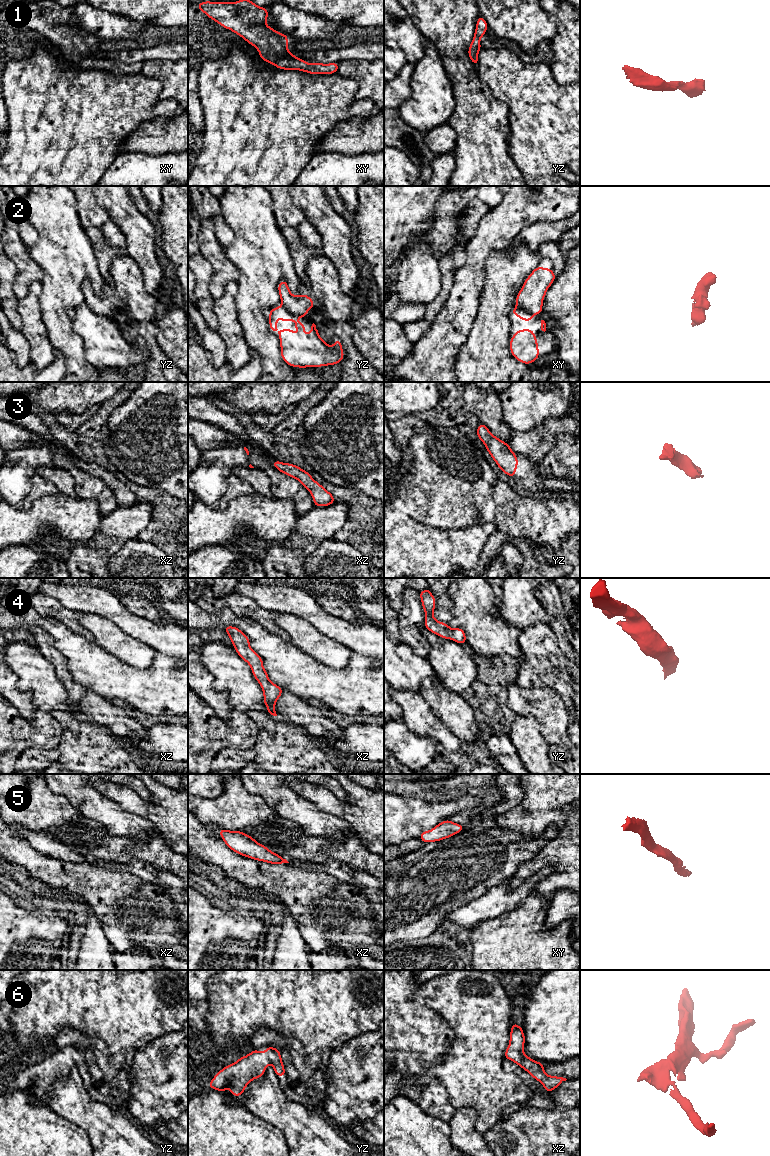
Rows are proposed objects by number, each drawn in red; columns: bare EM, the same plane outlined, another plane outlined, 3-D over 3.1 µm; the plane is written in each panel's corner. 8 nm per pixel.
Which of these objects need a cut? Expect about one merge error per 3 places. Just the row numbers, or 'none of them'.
2

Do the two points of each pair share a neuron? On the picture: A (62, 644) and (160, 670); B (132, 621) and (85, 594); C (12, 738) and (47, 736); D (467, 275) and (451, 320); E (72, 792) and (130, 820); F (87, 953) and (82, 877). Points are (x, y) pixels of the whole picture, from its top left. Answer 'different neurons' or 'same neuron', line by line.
A: same neuron
B: same neuron
C: same neuron
D: same neuron
E: same neuron
F: different neurons

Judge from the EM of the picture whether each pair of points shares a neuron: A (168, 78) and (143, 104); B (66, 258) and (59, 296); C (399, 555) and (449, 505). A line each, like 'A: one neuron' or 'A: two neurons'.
A: two neurons
B: one neuron
C: two neurons

